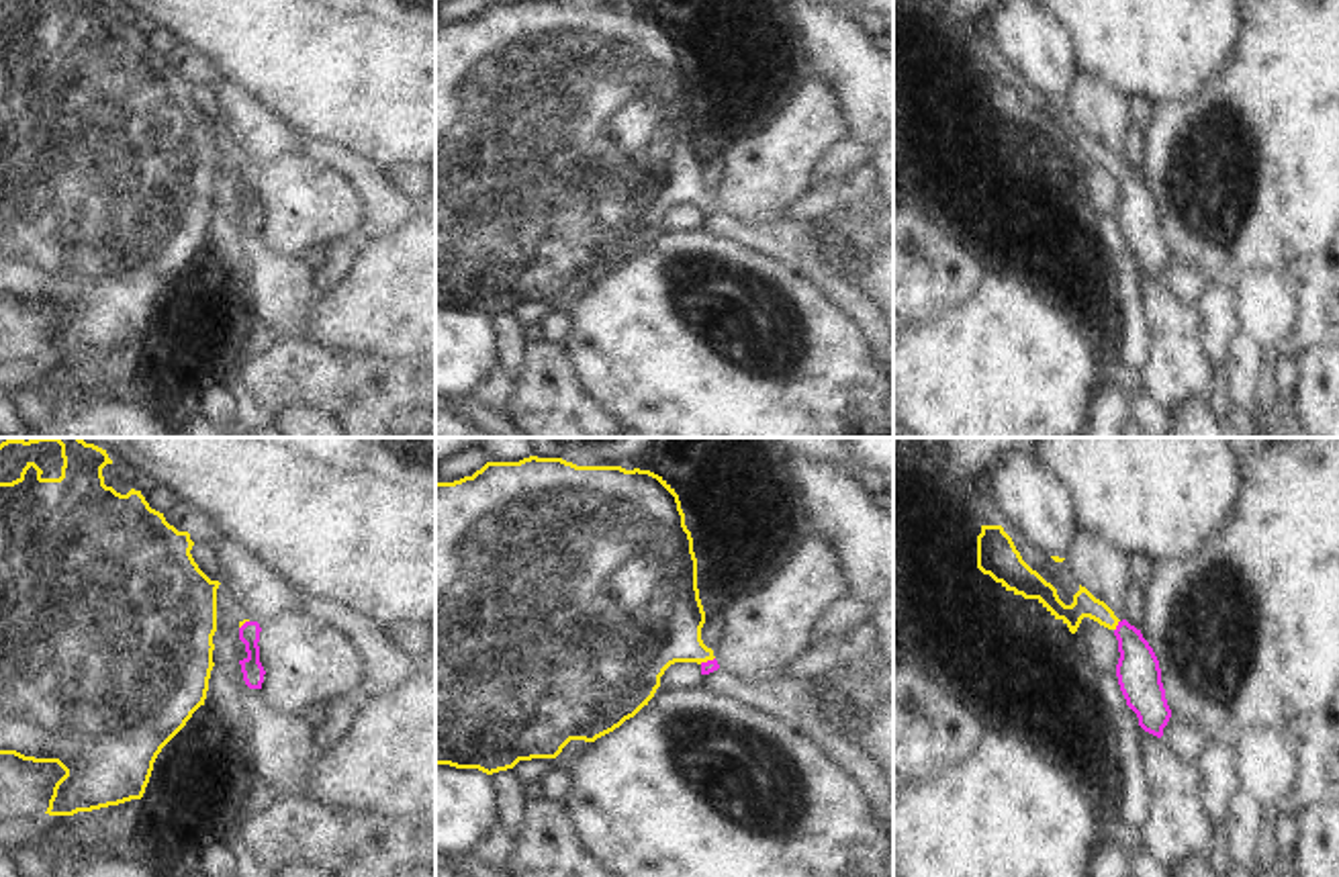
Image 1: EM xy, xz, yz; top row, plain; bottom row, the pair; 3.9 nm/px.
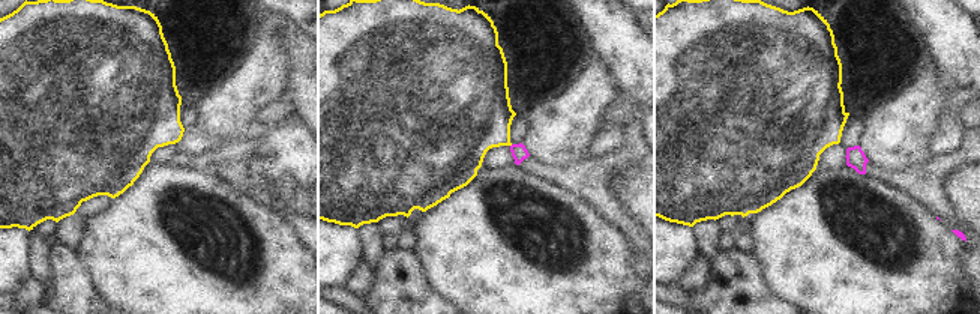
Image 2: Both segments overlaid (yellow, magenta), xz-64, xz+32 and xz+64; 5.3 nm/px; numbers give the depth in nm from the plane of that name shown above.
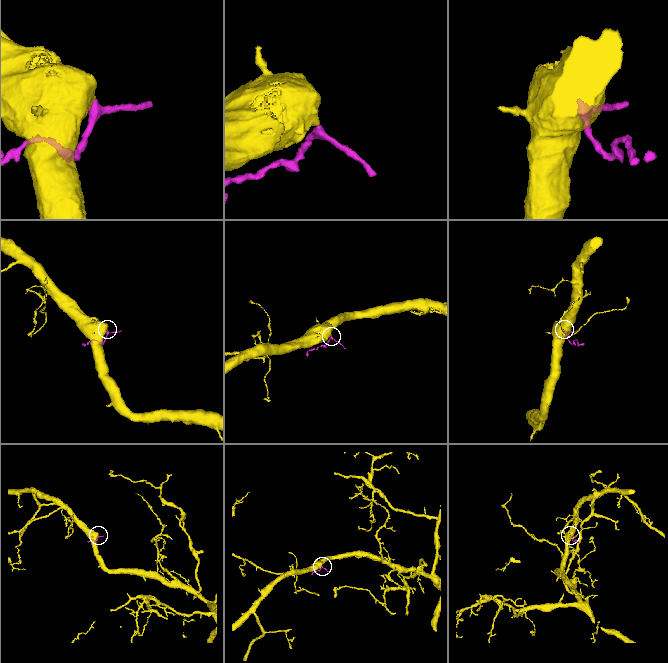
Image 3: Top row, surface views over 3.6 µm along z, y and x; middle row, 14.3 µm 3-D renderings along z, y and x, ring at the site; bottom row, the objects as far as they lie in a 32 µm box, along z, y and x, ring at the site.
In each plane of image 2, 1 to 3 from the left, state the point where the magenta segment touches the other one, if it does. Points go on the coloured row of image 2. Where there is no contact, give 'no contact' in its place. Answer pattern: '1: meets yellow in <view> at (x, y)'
1: no contact
2: no contact
3: no contact

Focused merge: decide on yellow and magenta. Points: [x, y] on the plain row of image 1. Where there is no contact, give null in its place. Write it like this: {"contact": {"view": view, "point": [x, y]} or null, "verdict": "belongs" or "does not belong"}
{"contact": {"view": "yz", "point": [1117, 166]}, "verdict": "belongs"}

